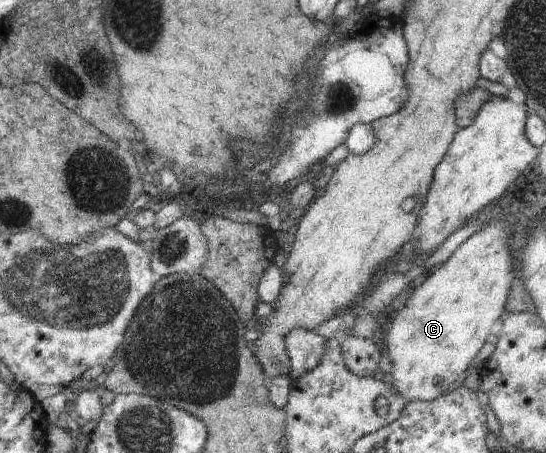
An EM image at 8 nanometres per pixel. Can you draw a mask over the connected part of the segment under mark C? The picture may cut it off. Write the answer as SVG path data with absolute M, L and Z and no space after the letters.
M502 218L494 220L492 224L488 224L487 220L487 222L480 229L461 242L446 261L433 268L430 272L427 272L418 282L416 282L415 288L410 293L410 296L398 309L398 311L393 314L393 321L390 324L390 328L388 328L387 332L383 333L383 344L385 346L384 354L387 352L387 356L392 362L390 371L393 378L392 386L405 398L406 402L428 402L434 400L442 393L448 392L448 390L451 390L451 388L459 384L461 378L464 376L464 372L466 372L466 370L469 368L468 366L470 362L474 360L474 356L476 356L476 354L478 354L478 350L482 348L484 340L488 338L490 333L495 332L496 325L506 313L505 304L507 301L507 296L511 290L511 280L514 278L514 276L518 276L515 254L513 254L511 257L510 251L508 250L508 245L506 244L508 236L512 234L512 226L514 226L512 222L506 222L506 220L502 220Z

